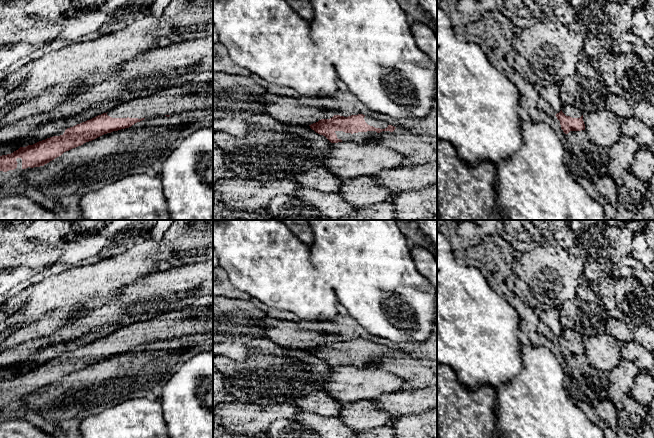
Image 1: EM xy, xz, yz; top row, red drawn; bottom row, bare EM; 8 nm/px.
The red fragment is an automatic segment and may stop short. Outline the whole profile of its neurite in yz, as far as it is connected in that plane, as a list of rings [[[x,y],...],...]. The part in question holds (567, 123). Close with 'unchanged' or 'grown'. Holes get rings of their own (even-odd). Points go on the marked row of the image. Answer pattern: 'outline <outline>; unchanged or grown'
outline [[[565,104],[562,110],[555,115],[560,121],[561,129],[565,134],[570,131],[585,130],[583,113],[574,106]]]; grown

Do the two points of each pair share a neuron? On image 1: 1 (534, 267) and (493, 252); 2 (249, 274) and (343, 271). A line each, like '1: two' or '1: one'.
1: two
2: two

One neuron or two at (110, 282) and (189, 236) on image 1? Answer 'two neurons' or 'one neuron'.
two neurons

